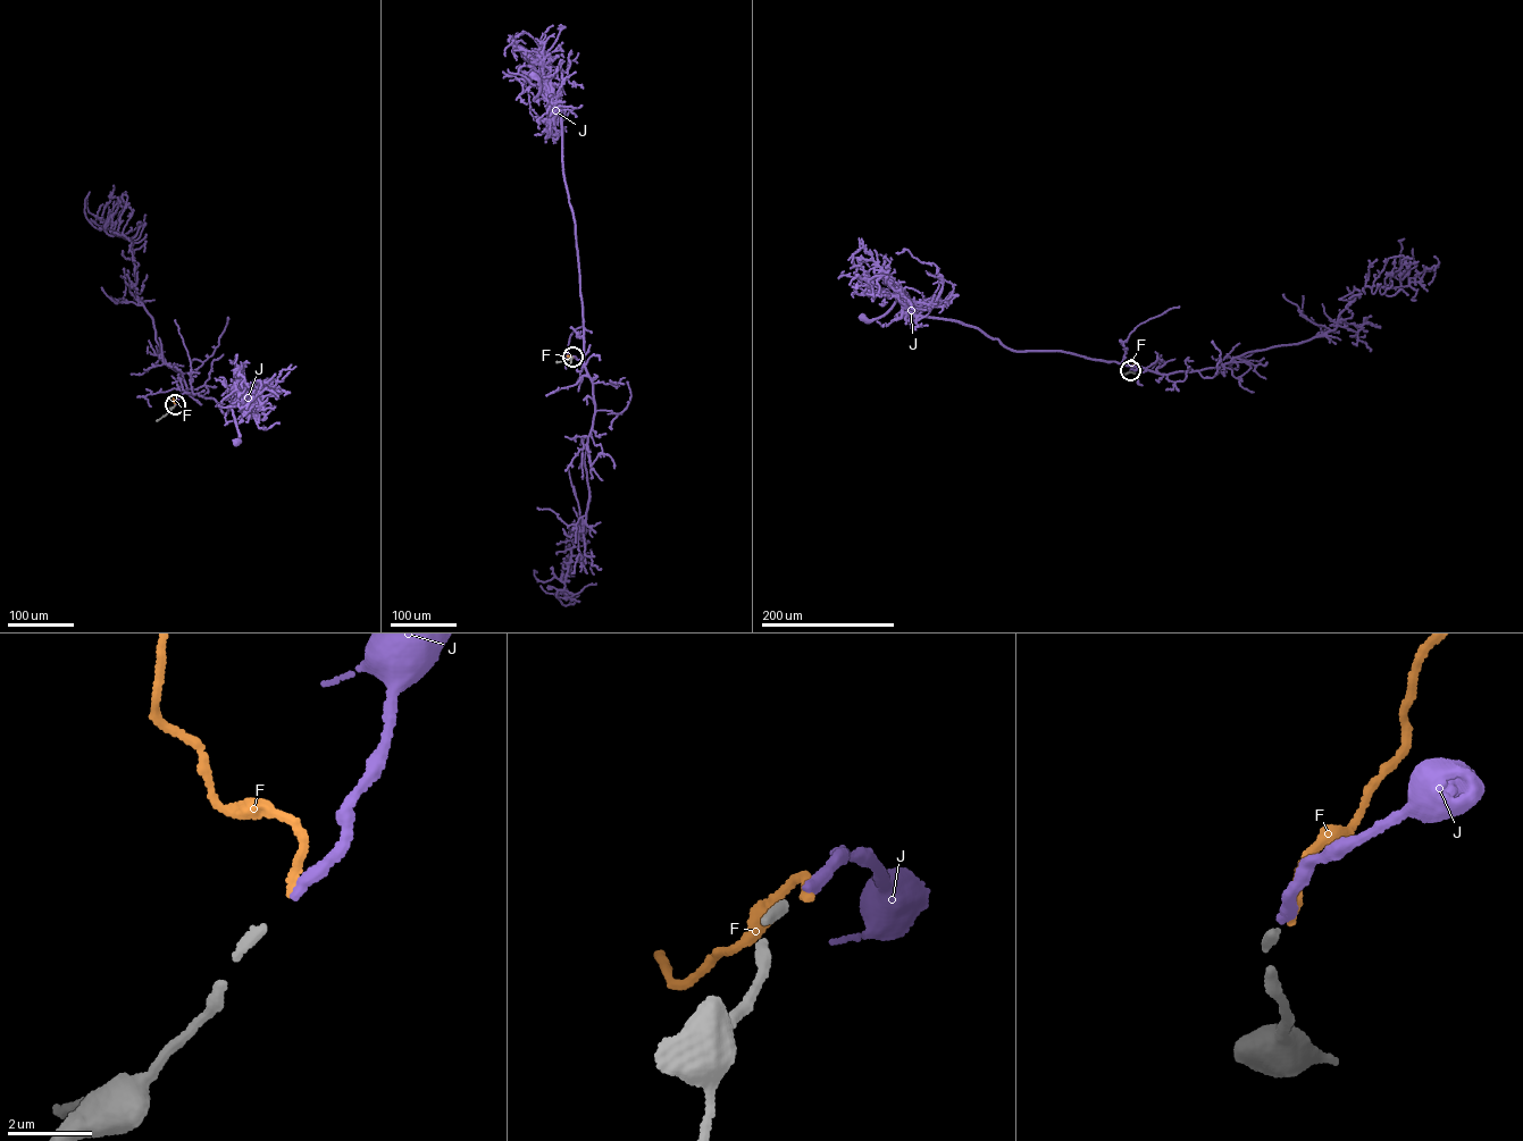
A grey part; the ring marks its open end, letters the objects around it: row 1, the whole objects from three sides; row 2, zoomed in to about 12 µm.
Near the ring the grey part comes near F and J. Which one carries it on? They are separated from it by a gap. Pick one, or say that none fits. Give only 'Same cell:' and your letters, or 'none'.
Same cell: J

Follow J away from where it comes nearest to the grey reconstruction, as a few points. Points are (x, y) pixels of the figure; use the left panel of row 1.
J: (175, 404), (197, 393), (225, 414), (256, 401), (232, 404), (235, 443)

